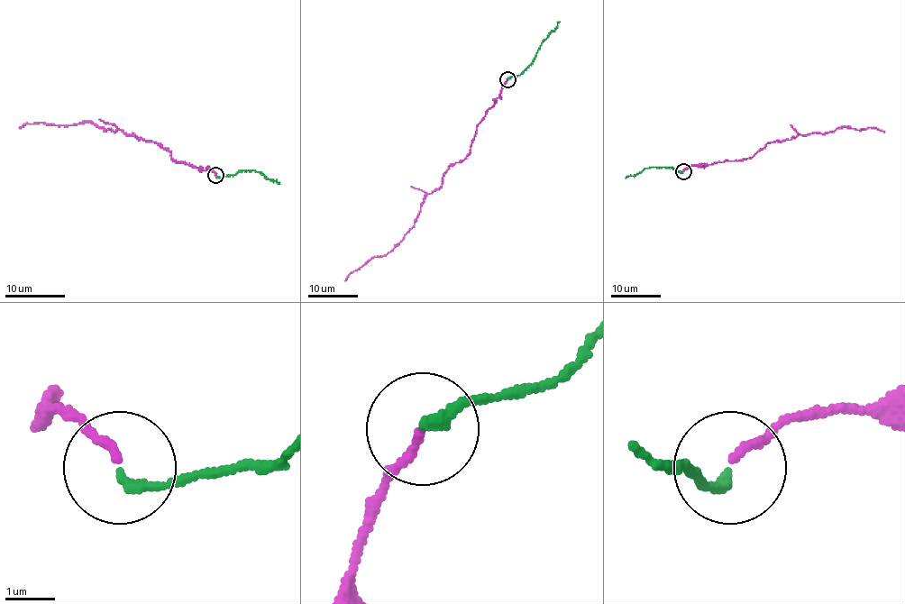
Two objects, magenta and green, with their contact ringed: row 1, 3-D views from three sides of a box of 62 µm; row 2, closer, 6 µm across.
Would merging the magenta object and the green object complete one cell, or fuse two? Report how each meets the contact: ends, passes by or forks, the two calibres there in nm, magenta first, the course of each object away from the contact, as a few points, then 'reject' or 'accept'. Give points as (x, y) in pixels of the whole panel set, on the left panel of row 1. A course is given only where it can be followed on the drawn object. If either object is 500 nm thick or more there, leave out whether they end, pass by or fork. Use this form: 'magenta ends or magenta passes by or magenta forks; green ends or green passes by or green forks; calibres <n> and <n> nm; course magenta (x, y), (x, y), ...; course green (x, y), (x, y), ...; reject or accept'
magenta ends; green ends; calibres 150 and 200 nm; course magenta (216, 175), (210, 169), (174, 161), (162, 146), (90, 122), (68, 125), (37, 122), (19, 128); course green (216, 175), (221, 178), (246, 170), (260, 171), (279, 184); accept

